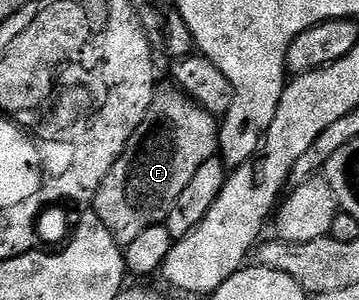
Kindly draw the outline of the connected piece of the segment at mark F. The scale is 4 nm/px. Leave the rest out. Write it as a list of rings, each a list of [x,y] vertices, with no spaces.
[[[175,93],[176,95],[157,94],[152,100],[150,109],[138,125],[136,132],[130,137],[126,149],[114,161],[110,173],[102,180],[94,198],[94,210],[106,225],[106,229],[112,234],[116,243],[126,245],[134,241],[134,237],[150,229],[159,227],[167,220],[170,209],[174,209],[174,201],[178,201],[182,189],[190,185],[190,180],[206,161],[210,161],[218,151],[218,119],[217,116],[209,114],[203,107],[193,103],[187,95]]]

